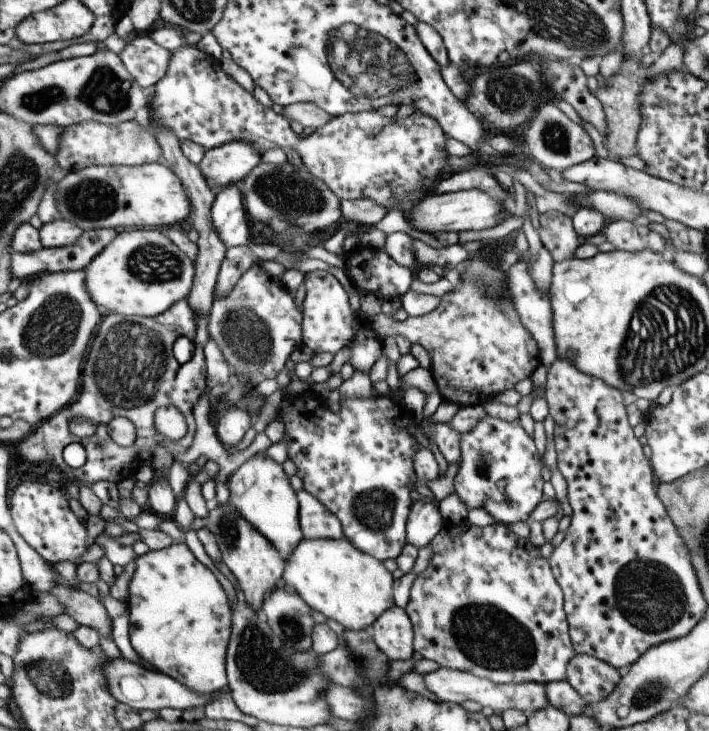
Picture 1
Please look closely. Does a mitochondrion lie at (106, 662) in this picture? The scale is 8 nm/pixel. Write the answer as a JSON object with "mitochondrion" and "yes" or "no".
{"mitochondrion":"no"}

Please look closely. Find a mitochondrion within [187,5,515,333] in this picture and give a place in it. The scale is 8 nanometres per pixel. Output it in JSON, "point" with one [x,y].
{"point":[366,63]}

